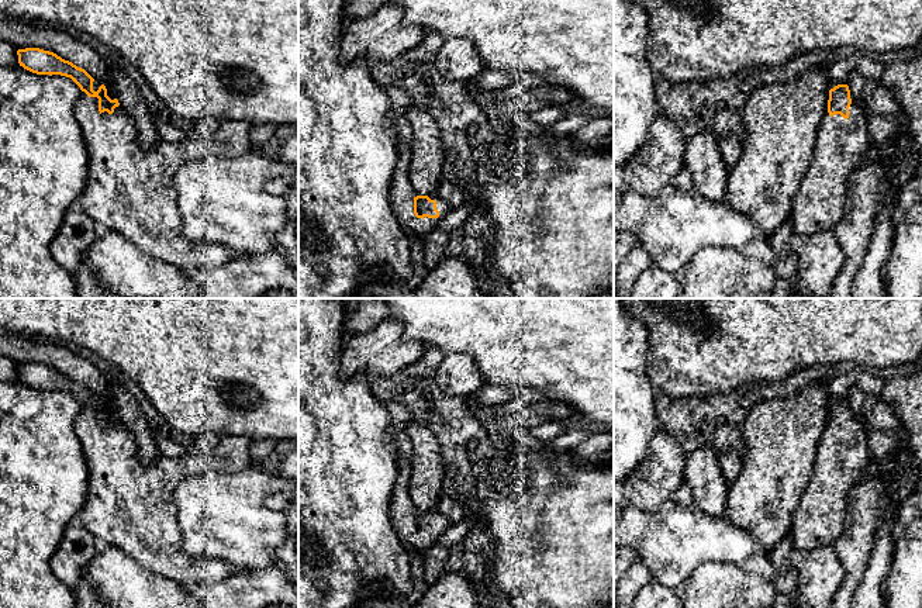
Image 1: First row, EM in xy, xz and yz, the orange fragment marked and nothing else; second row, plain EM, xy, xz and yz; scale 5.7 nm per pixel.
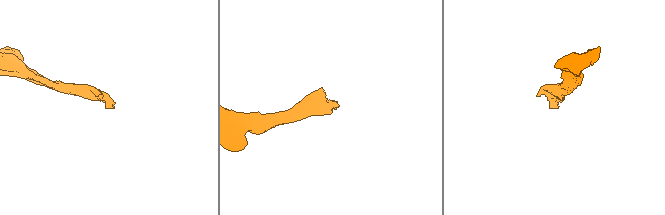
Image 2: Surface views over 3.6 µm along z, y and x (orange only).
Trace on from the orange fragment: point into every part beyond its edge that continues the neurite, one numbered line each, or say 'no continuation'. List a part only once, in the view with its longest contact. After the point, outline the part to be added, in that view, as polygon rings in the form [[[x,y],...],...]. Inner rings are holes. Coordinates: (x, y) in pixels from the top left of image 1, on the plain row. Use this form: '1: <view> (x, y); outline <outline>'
1: xz (401, 508); outline [[[398,462],[398,473],[394,483],[394,490],[390,502],[390,522],[400,540],[421,553],[438,545],[438,539],[452,525],[450,521],[438,512],[435,508],[429,509],[431,515],[436,517],[438,533],[417,533],[414,529],[414,514],[421,511],[410,495],[410,462]]]

